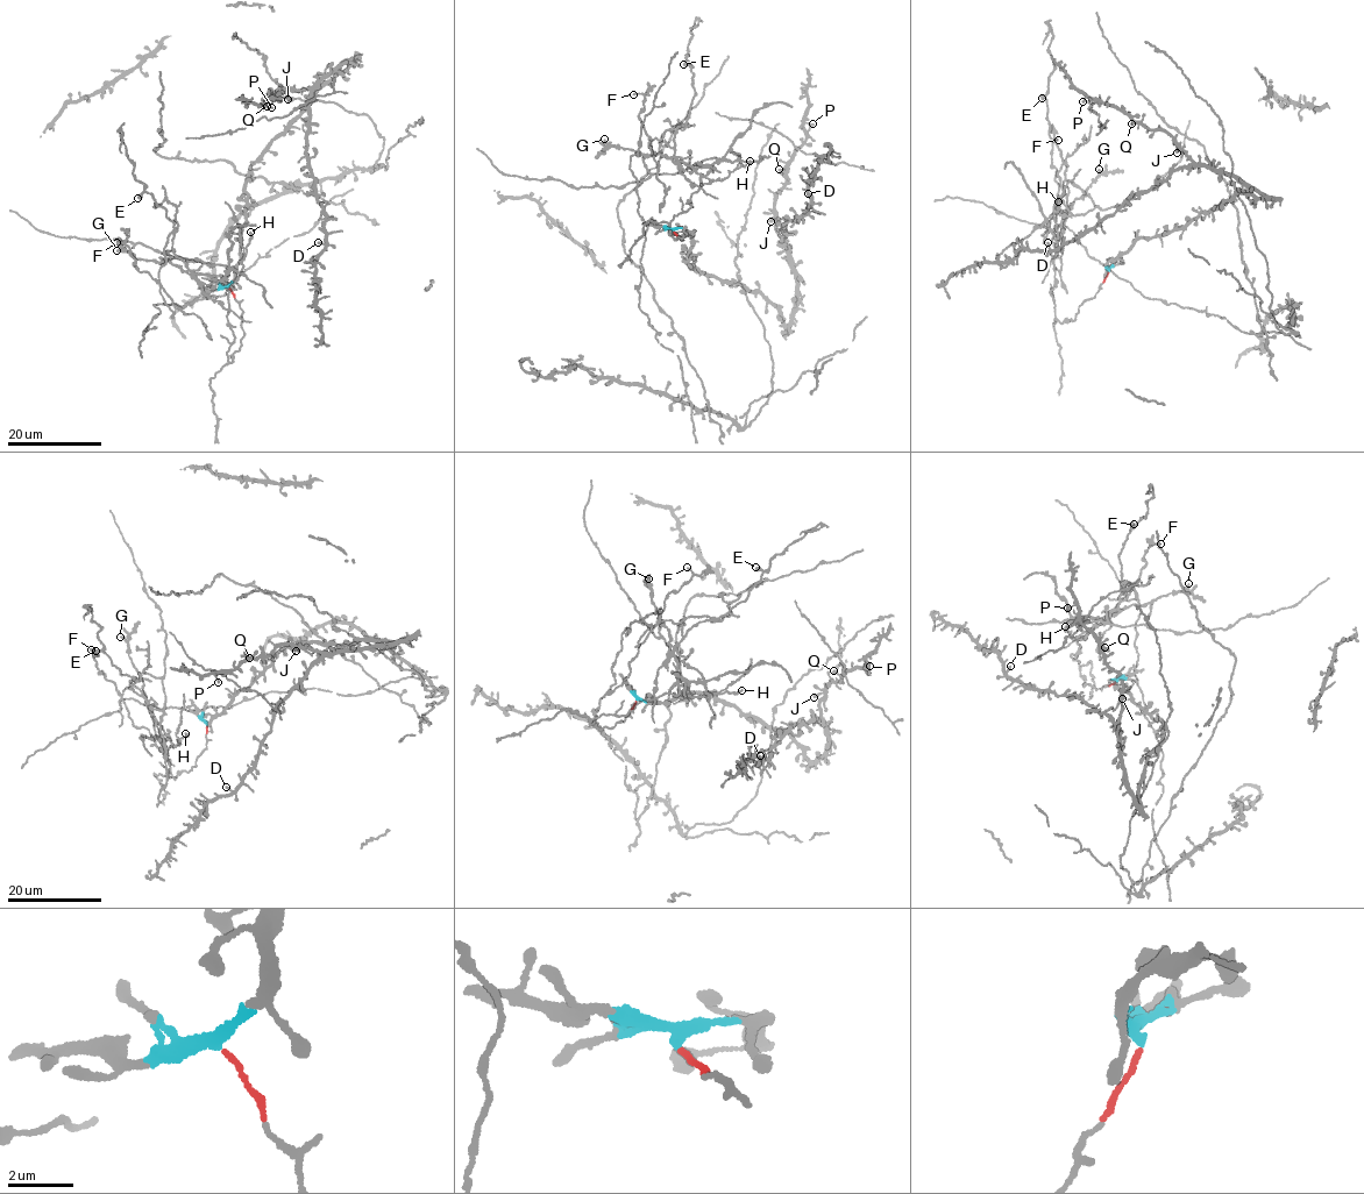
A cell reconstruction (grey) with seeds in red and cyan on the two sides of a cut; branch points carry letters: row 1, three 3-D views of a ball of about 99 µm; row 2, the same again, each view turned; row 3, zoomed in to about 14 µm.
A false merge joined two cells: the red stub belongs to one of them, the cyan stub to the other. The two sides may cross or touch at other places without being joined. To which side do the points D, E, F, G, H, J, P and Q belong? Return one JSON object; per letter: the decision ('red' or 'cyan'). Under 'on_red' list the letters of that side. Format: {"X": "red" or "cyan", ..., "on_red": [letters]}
{"D": "cyan", "E": "red", "F": "red", "G": "red", "H": "red", "J": "cyan", "P": "cyan", "Q": "cyan", "on_red": ["E", "F", "G", "H"]}

